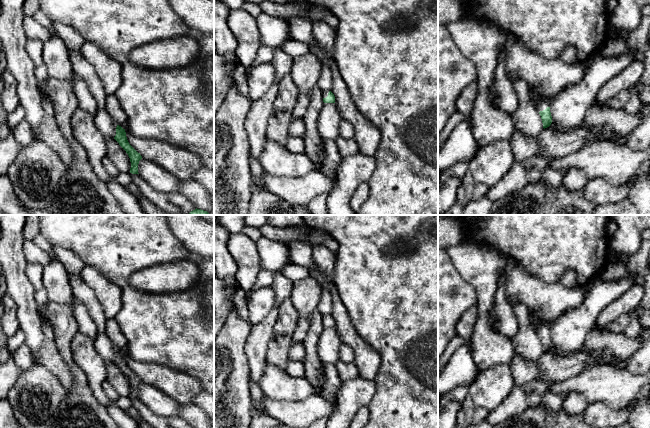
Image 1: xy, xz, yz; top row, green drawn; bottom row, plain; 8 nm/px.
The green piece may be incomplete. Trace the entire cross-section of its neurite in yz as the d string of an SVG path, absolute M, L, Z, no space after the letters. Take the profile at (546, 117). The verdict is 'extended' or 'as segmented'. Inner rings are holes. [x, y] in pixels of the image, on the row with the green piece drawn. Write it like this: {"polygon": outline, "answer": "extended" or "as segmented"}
{"polygon": "M536 90L530 91L530 97L535 108L541 116L543 128L545 129L549 127L552 123L552 116L550 112L550 98Z", "answer": "extended"}

